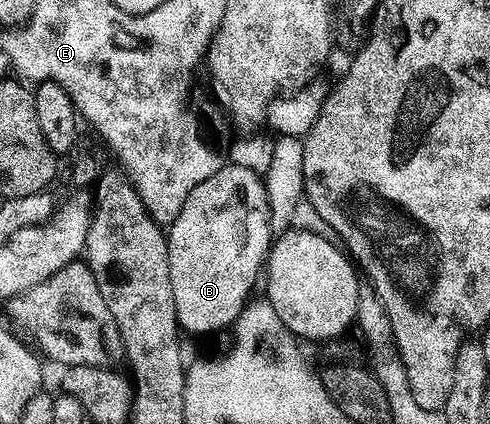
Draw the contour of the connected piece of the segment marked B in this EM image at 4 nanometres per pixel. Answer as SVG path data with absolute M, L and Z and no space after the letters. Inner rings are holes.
M223 164L210 177L204 177L184 199L180 215L168 226L168 271L172 283L178 322L190 331L214 331L233 326L254 292L256 273L263 269L272 244L266 182L248 167Z

